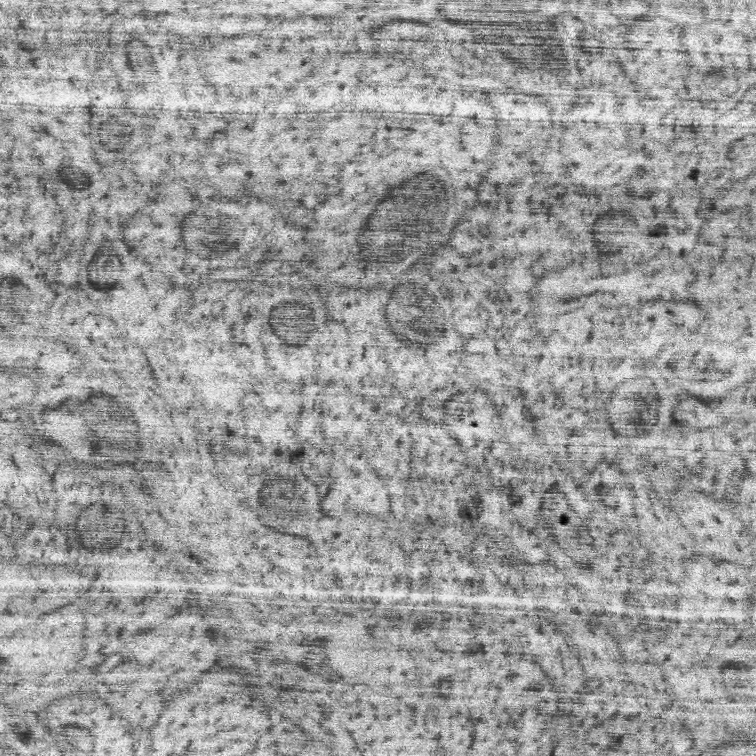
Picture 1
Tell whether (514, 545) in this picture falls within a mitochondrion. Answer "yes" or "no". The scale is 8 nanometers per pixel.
no

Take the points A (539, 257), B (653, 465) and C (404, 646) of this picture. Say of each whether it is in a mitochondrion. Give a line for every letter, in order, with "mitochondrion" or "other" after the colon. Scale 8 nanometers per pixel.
A: other
B: other
C: other

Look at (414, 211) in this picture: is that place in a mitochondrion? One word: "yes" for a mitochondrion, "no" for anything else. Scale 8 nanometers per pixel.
yes

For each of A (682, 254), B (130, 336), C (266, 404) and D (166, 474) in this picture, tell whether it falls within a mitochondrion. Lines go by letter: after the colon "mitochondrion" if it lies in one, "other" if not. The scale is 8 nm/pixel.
A: other
B: other
C: other
D: mitochondrion

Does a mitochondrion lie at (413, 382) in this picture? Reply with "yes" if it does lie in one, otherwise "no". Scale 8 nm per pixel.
no

